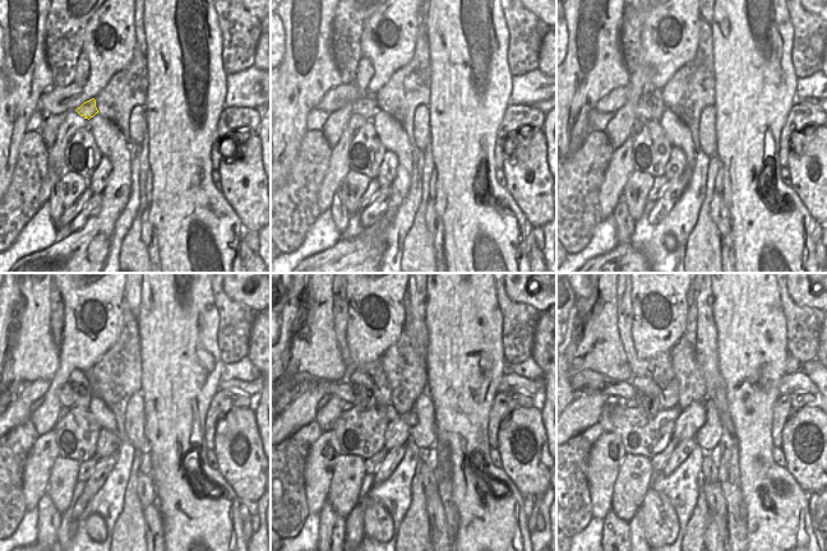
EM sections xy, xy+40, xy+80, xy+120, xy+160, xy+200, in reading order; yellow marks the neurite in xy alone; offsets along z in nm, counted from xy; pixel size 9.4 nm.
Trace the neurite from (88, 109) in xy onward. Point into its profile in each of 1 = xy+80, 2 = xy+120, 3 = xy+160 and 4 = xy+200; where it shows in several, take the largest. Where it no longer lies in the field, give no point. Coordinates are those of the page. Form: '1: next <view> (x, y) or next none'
1: next xy+80 (648, 107)
2: next xy+120 (67, 392)
3: next xy+160 (342, 389)
4: next xy+200 (583, 382)

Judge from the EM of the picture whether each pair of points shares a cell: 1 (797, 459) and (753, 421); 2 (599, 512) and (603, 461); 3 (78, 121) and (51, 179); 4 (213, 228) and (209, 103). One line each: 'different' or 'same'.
1: different
2: same
3: same
4: same

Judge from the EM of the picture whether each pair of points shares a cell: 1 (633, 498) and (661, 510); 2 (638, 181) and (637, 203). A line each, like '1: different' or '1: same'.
1: different
2: same

